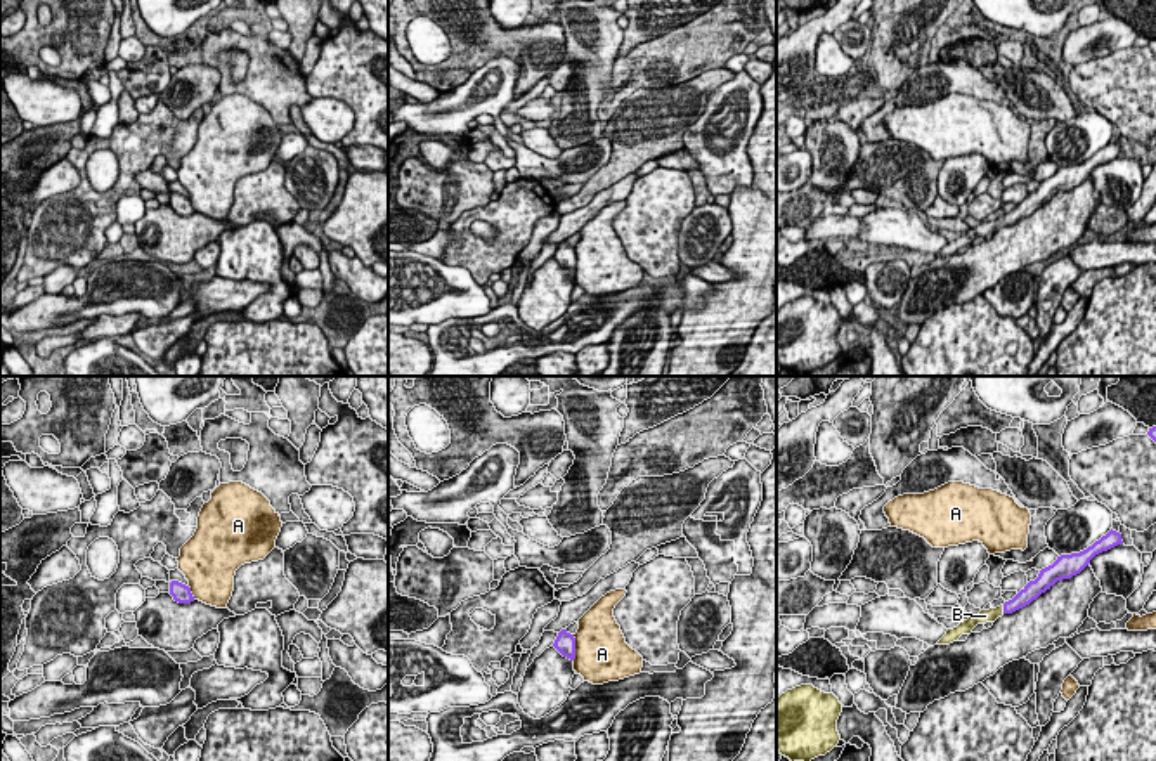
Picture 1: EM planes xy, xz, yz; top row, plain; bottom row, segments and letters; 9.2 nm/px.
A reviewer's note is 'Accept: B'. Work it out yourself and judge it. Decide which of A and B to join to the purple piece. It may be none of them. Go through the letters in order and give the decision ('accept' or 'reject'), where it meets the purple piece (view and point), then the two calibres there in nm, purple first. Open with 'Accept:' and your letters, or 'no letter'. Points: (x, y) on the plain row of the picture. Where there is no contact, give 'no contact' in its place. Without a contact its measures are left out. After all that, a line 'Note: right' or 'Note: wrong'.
Accept: B
A: reject | xz (574, 259) | 190/480 nm
B: accept | yz (1004, 221) | 160/130 nm
Note: right

